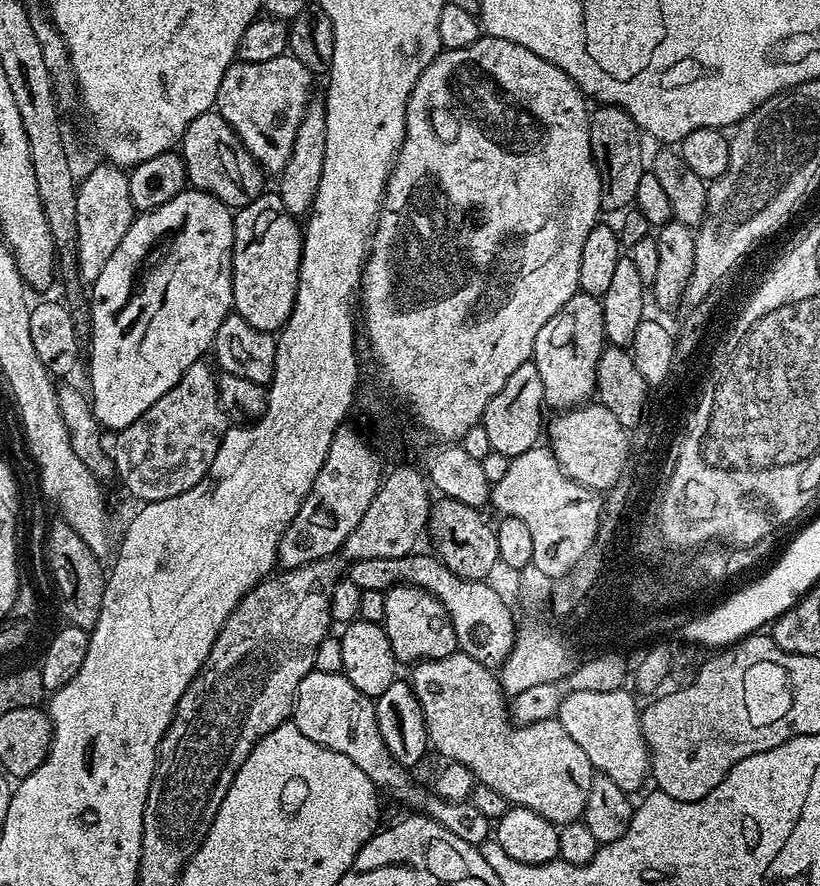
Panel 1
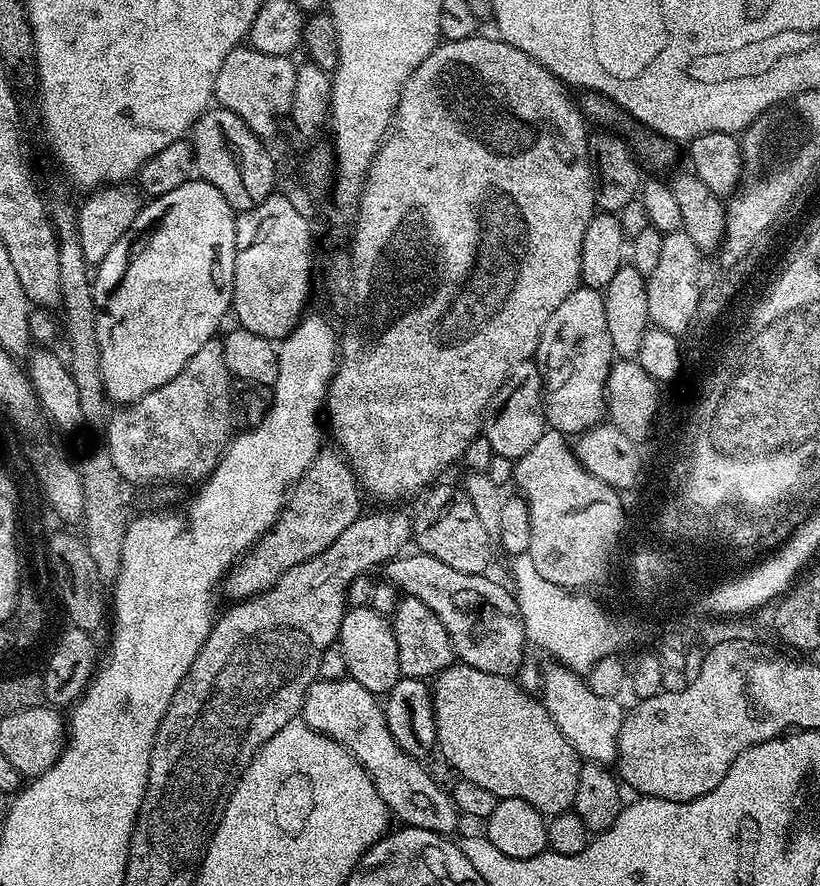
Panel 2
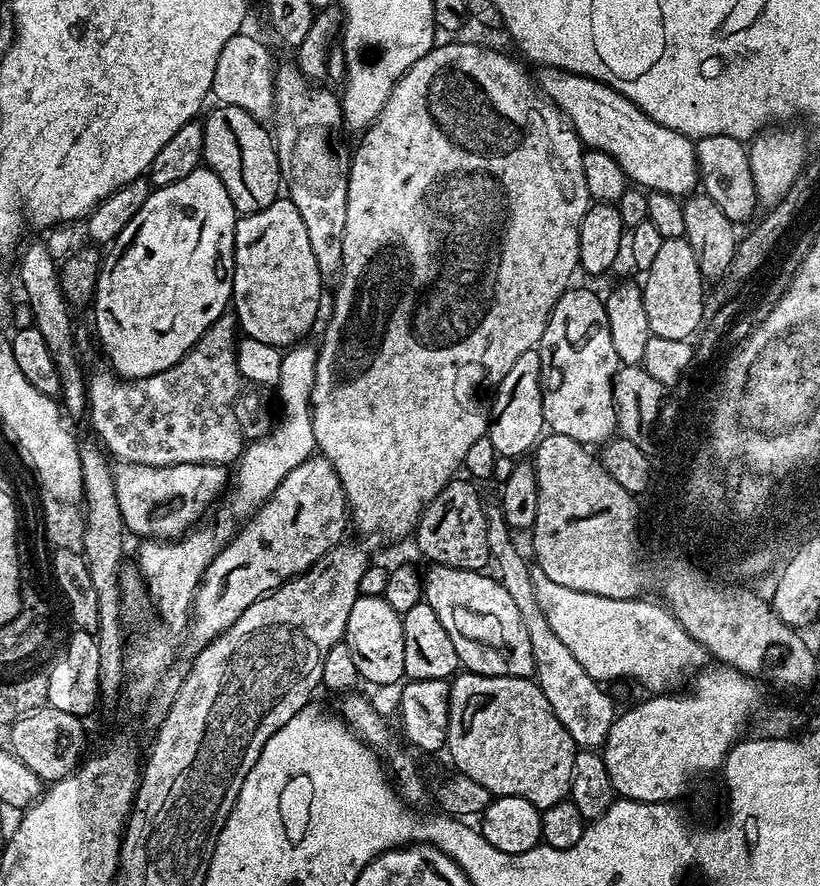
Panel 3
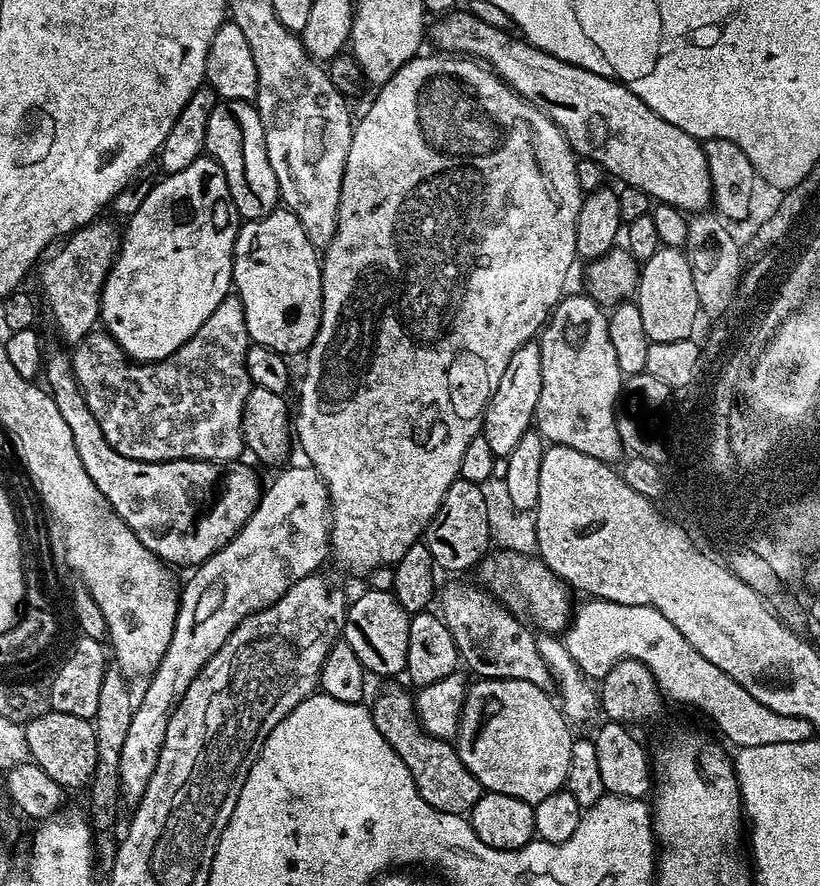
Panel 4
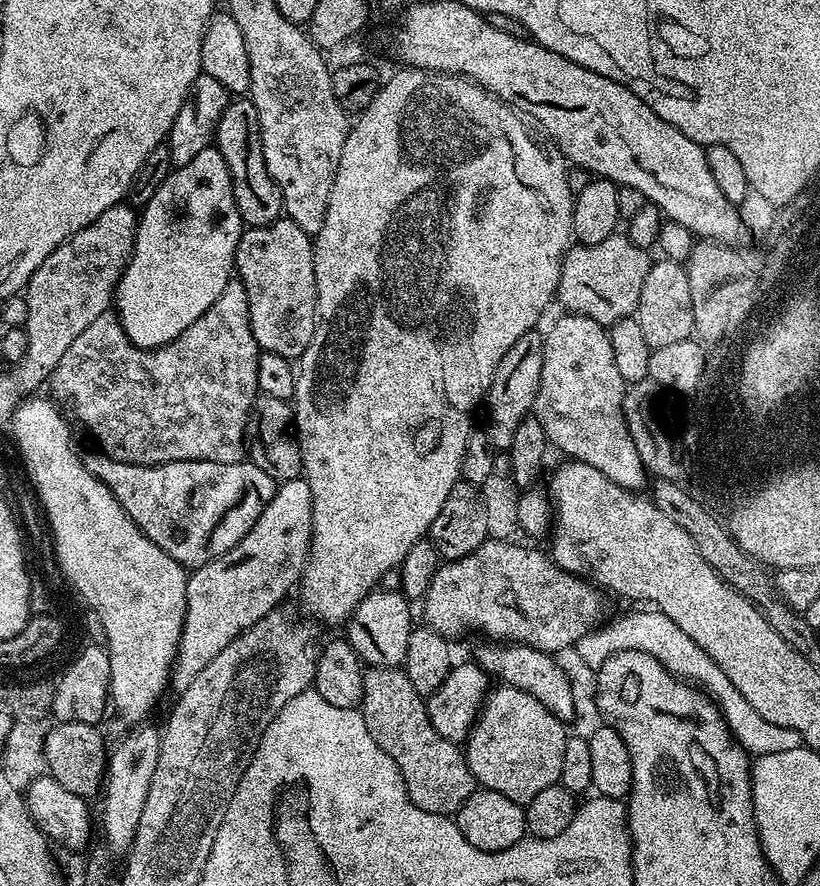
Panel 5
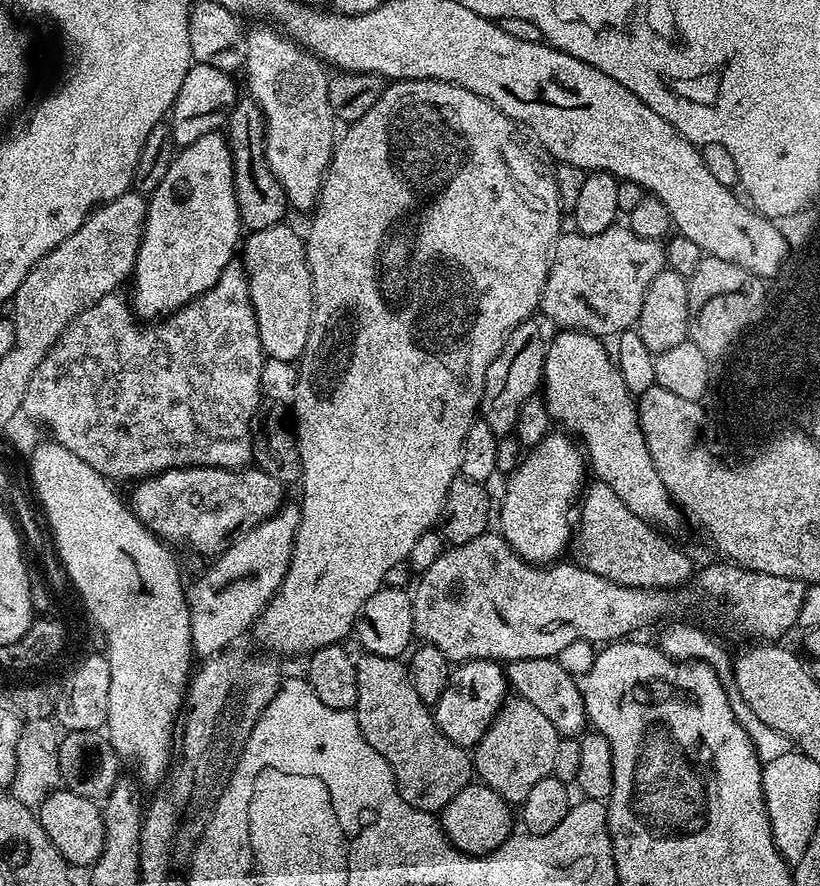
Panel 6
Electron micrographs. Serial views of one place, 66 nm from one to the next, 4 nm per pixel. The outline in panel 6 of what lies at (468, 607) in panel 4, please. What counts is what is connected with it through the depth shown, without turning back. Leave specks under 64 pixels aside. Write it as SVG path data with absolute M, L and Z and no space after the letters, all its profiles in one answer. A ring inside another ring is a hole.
M556 658L550 660L513 660L507 665L506 675L517 697L538 706L558 730L562 738L579 738L584 735L590 721L584 705L584 694L577 677L567 672Z

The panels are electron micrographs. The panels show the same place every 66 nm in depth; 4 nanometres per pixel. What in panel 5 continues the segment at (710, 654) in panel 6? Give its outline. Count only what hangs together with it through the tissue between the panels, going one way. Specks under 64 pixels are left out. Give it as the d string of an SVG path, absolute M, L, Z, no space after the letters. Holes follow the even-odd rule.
M655 610L647 611L628 612L625 616L614 617L609 624L604 622L593 627L592 631L587 632L579 642L578 651L581 658L592 667L592 670L598 670L615 652L642 650L658 658L658 662L662 662L662 666L666 666L668 672L707 692L720 707L724 721L728 723L729 730L739 741L741 748L753 757L778 754L781 750L798 750L802 746L798 730L766 722L766 718L762 718L762 714L758 714L758 710L754 710L754 706L750 706L750 702L746 702L746 698L738 694L734 682L726 678L722 666L718 666L718 662L714 662L714 658L706 650L702 650L702 646L698 646L694 638L690 638L690 634L686 634L674 621L666 618L666 614Z

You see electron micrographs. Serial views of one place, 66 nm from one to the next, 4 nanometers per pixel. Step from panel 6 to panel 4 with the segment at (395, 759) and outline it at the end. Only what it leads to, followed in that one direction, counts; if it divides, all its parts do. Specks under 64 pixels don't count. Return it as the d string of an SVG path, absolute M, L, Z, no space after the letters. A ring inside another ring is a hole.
M388 688L376 701L371 701L370 711L378 734L382 734L398 758L406 762L406 770L410 770L420 797L430 802L434 810L442 810L446 814L464 816L471 813L482 794L478 778L474 778L474 774L462 766L455 747L449 741L439 740L424 731L416 713L413 693L403 692L400 688Z

